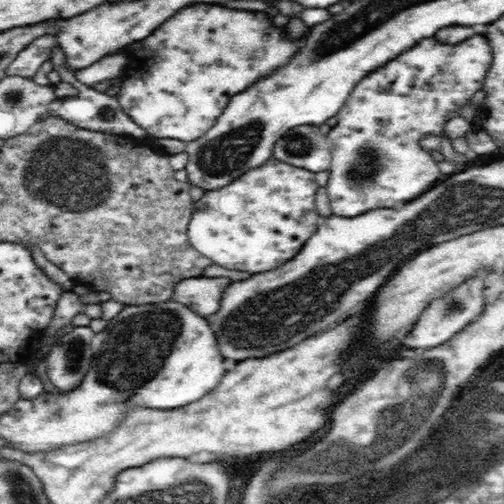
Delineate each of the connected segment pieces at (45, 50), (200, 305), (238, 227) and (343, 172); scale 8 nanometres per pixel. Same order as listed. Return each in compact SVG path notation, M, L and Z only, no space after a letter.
M51 34L42 35L30 41L28 46L23 48L5 68L6 77L33 77L38 72L38 68L50 58L52 48L56 46L58 46L57 40Z
M194 277L181 280L170 299L188 305L202 317L209 317L220 308L224 290L230 286L228 277Z
M272 158L262 163L261 167L244 172L225 187L206 191L195 202L195 211L187 228L190 244L206 258L228 270L242 270L251 274L274 270L294 258L318 228L321 216L314 203L318 187L315 172Z
M430 36L359 80L336 114L337 124L327 135L331 164L325 187L333 214L353 217L374 208L394 208L416 199L435 186L437 181L434 178L441 179L444 175L440 174L431 151L420 145L420 138L440 135L445 130L446 114L454 112L482 90L491 61L492 46L485 36L471 36L458 44L446 44Z

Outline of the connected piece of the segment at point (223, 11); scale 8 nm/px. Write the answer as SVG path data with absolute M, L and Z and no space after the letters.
M195 4L179 10L172 18L163 22L154 30L150 36L147 36L146 40L142 39L140 49L132 49L125 52L130 62L130 69L122 76L123 84L115 98L120 103L120 107L122 107L125 114L133 118L134 122L144 127L150 138L155 138L156 140L162 138L176 139L189 143L204 136L214 126L215 120L218 120L218 116L224 112L224 108L230 103L232 97L239 92L250 89L250 86L255 84L256 81L263 80L264 77L270 77L272 73L278 71L278 68L282 68L286 64L286 60L290 60L290 56L294 56L298 52L301 42L302 40L300 39L294 39L293 41L292 39L288 39L286 33L272 23L272 17L265 13L265 11L232 9L218 4Z

